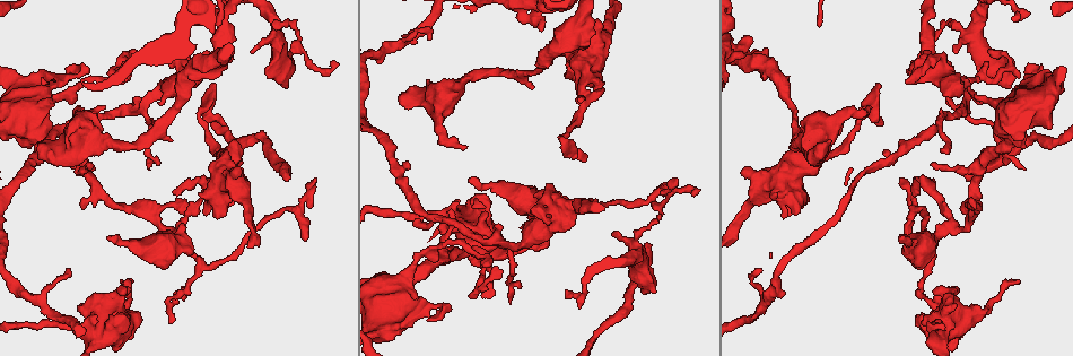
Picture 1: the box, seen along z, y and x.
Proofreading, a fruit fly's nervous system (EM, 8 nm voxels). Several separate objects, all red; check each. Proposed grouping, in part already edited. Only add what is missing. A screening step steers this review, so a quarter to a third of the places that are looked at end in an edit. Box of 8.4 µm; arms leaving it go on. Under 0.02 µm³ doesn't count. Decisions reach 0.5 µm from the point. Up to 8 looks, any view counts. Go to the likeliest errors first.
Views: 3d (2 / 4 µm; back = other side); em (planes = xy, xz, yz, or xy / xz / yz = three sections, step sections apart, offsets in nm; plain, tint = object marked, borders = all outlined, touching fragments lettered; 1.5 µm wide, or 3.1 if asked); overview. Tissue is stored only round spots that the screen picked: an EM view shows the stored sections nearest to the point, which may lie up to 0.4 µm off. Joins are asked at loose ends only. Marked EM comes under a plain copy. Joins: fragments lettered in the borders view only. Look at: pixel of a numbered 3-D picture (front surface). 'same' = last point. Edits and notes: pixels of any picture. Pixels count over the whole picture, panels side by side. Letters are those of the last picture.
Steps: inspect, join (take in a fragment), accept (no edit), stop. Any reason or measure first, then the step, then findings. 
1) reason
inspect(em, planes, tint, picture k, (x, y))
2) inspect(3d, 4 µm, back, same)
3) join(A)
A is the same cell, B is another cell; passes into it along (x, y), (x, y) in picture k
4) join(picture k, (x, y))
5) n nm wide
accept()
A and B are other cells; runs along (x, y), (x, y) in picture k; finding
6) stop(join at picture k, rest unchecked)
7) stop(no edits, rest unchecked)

an open end
inspect(3d, 2 µm, picture 1, (148, 167))

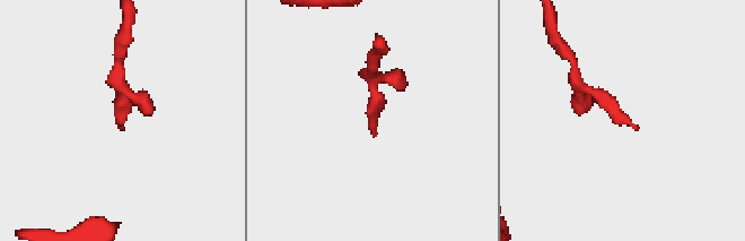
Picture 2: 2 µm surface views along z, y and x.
shape alone is not enough
inspect(em, planes, borders, picture 2, (638, 125))

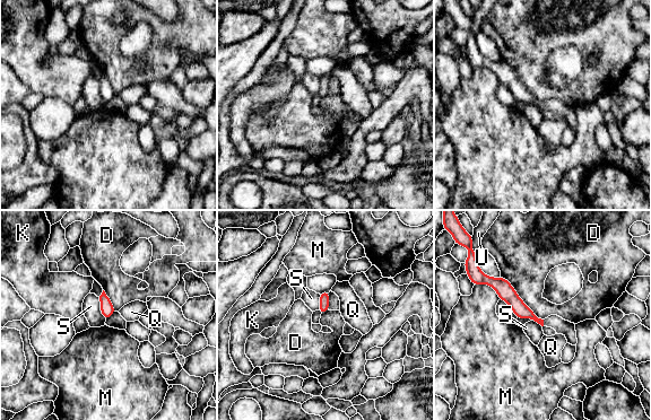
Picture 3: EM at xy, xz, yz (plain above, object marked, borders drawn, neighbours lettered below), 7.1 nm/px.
70 nm wide
accept()
D, K, M, Q, S and U are other cells; runs along (487, 280), (495, 282), (532, 316) in picture 3; no lettered fragment goes on from it

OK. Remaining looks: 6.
stops while still wide
inspect(em, xy, step 8, tint, picture 1, (578, 93))

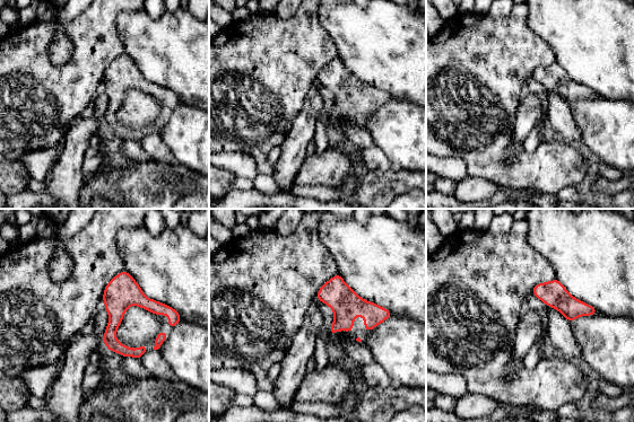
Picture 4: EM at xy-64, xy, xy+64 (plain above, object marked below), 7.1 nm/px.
inspect(em, xy, step 8, borders, same)

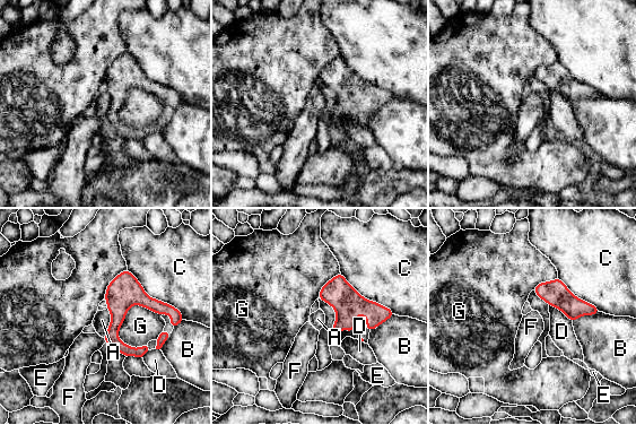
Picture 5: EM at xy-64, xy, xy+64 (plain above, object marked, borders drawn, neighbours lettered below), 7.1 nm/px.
accept()
A, B, C, D, E, F and G are other cells; border along (106, 308), (110, 324), (104, 338) in picture 5; none of them fits

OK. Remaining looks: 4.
tapers out
inspect(em, planes, borders, picture 1, (1020, 282))

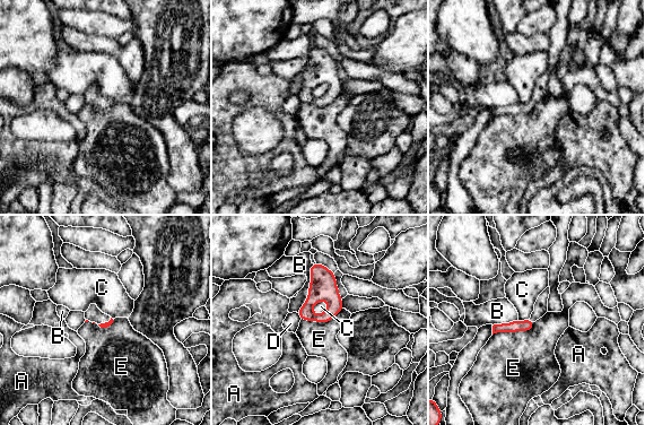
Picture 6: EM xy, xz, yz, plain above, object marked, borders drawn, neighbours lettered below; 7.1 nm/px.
accept()
A, B, C, D and E are other cells; border along (534, 322), (529, 330), (493, 335) in picture 6; none of them fits

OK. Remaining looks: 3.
stop(no edits, rest unchecked)

